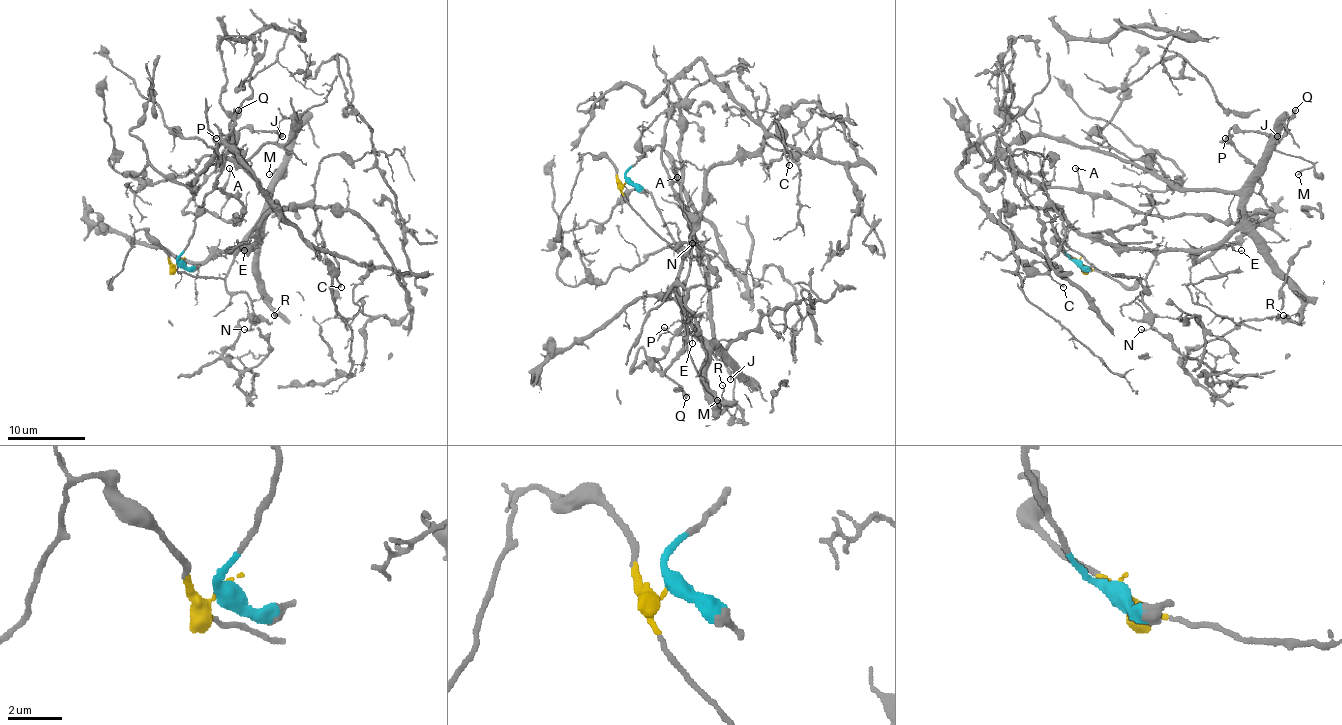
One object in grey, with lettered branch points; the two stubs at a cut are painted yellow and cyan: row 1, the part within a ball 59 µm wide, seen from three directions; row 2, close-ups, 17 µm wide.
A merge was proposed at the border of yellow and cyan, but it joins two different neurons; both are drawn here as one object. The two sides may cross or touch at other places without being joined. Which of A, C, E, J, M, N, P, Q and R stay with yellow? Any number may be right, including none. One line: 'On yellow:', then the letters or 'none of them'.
On yellow: C, E, M, N, R

